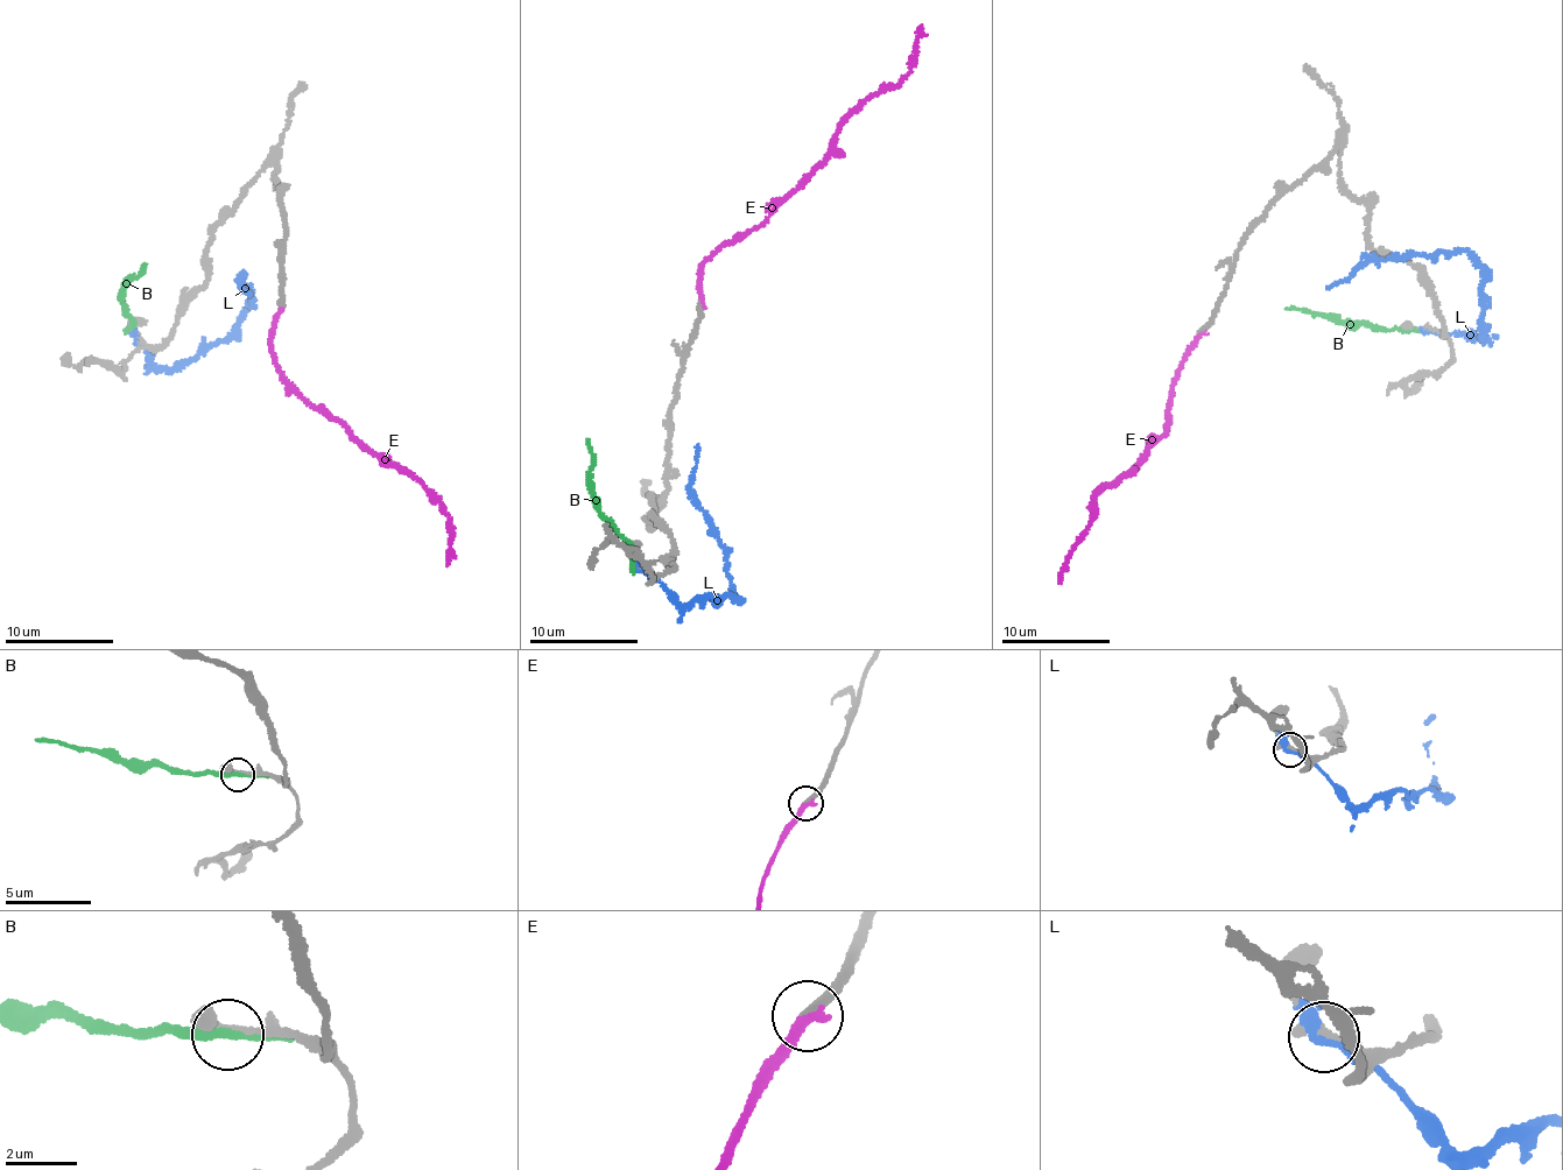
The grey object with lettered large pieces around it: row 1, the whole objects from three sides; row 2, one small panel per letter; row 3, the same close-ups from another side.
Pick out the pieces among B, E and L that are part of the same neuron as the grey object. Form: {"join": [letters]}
{"join": ["E"]}

